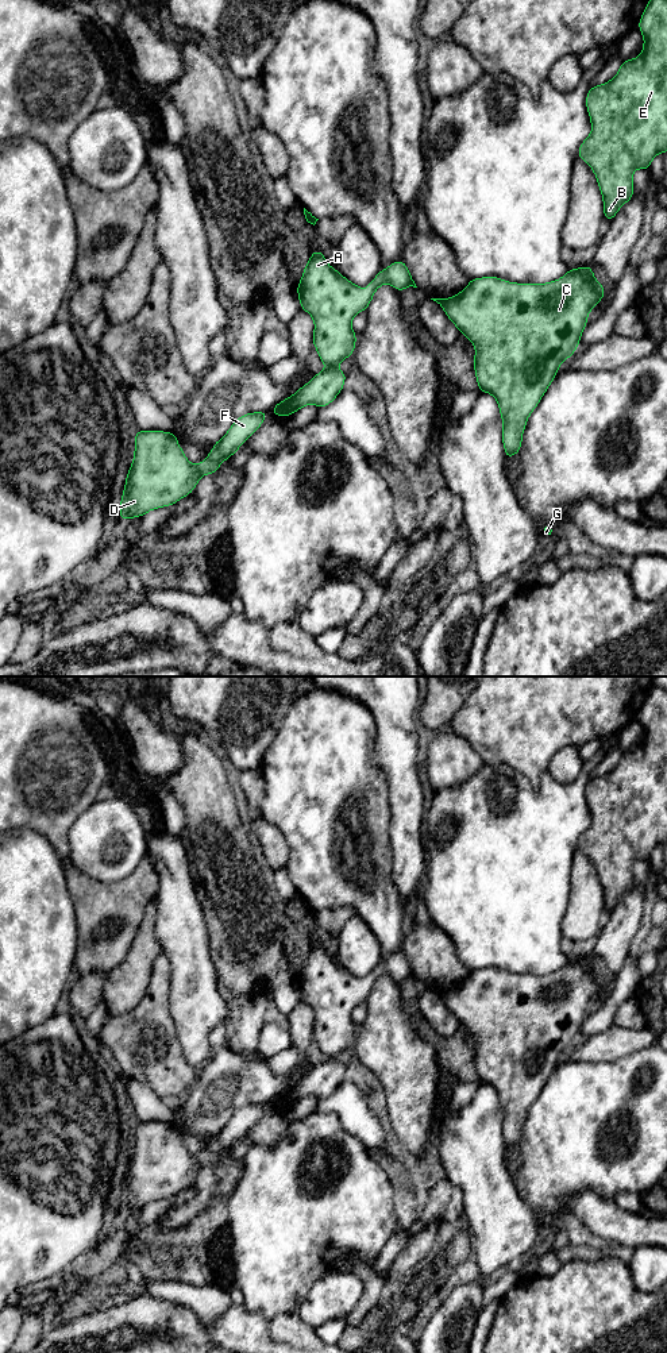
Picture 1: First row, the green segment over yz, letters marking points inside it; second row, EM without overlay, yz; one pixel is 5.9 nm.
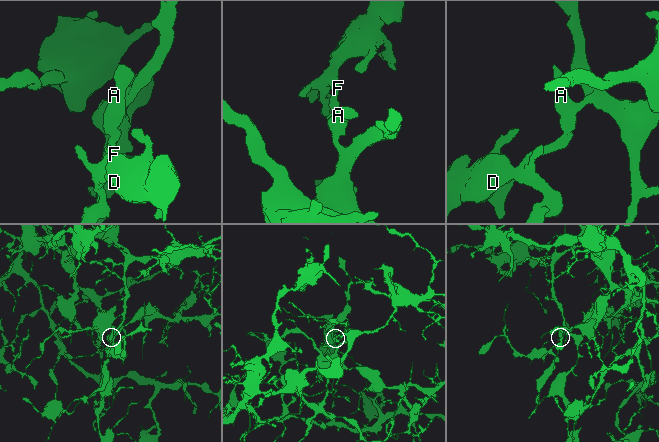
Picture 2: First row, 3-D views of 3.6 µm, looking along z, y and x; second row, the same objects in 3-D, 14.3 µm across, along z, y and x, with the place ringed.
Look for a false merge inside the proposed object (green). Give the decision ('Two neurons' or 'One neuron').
Two neurons

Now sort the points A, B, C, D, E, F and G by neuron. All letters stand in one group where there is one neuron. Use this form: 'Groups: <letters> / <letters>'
Groups: A B C E G / D F

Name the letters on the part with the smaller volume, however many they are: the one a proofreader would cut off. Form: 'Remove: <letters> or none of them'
Remove: D, F

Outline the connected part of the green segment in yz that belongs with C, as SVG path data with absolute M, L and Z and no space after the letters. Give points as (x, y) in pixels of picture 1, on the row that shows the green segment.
M589 265L568 269L562 278L545 284L517 284L493 275L471 278L458 294L431 298L475 347L475 378L479 392L490 393L498 402L505 458L518 454L529 415L559 366L577 351L589 312L605 293Z

